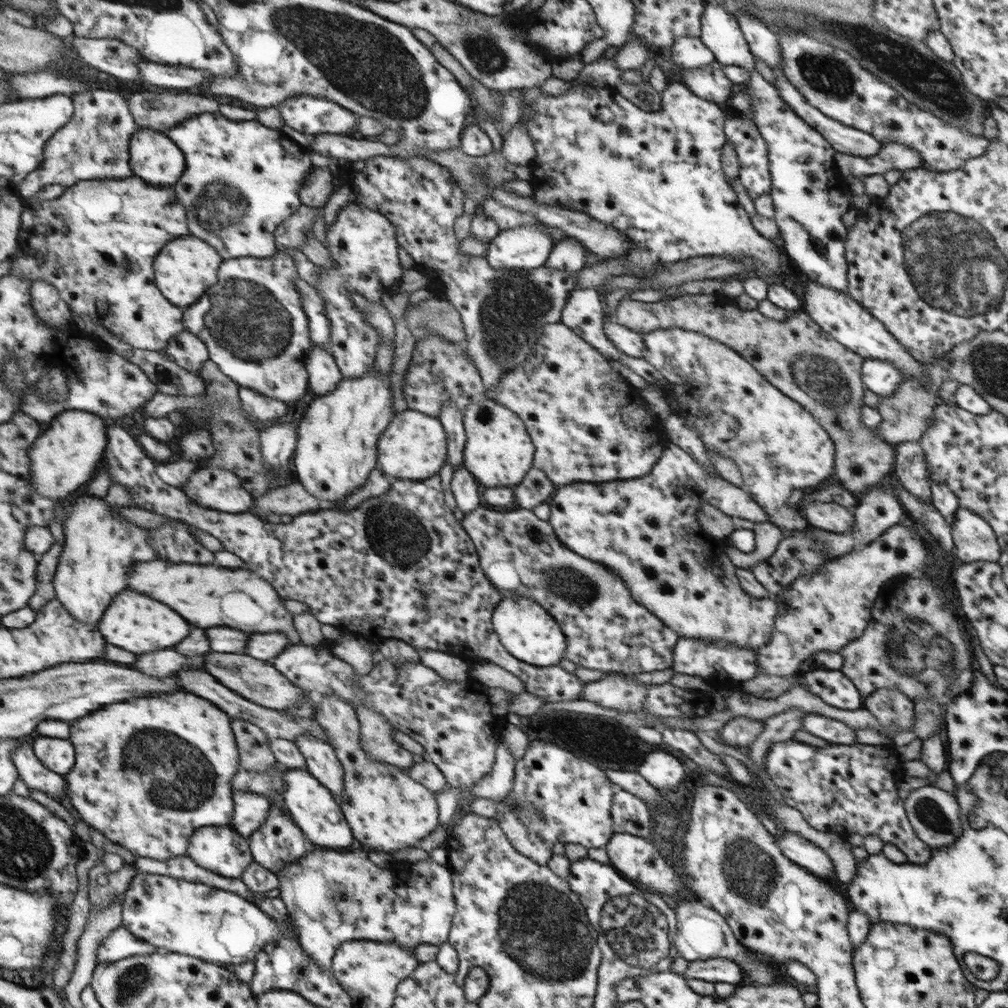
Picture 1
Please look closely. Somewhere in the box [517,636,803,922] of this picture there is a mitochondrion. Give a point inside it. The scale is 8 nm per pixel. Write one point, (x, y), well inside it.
(751, 872)

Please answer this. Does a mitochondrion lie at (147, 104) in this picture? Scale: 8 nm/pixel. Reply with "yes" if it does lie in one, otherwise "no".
no

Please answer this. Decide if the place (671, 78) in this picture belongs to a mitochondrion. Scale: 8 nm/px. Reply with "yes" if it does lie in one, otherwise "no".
no

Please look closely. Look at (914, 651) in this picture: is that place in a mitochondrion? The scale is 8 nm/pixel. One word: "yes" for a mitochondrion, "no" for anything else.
yes

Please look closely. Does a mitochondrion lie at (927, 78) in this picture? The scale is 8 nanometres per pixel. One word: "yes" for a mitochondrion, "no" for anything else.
yes

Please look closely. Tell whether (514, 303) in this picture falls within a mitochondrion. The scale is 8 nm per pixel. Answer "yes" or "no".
yes

